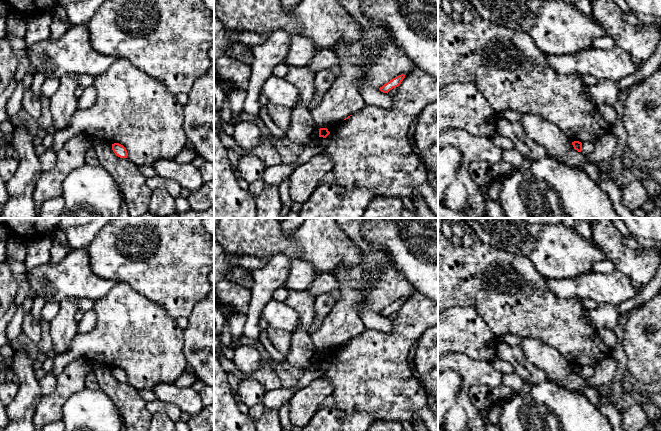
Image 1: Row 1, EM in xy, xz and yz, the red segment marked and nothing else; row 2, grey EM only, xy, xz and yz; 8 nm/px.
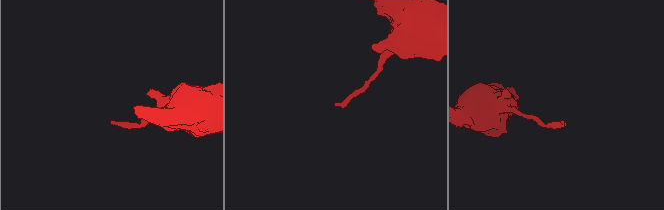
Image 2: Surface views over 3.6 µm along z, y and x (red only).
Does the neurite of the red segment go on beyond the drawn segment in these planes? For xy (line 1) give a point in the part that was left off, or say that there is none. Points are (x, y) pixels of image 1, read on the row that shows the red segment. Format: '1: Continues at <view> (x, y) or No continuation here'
1: No continuation here

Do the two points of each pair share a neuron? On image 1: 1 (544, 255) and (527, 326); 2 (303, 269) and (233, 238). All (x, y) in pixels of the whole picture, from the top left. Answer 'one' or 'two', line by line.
1: two
2: two

